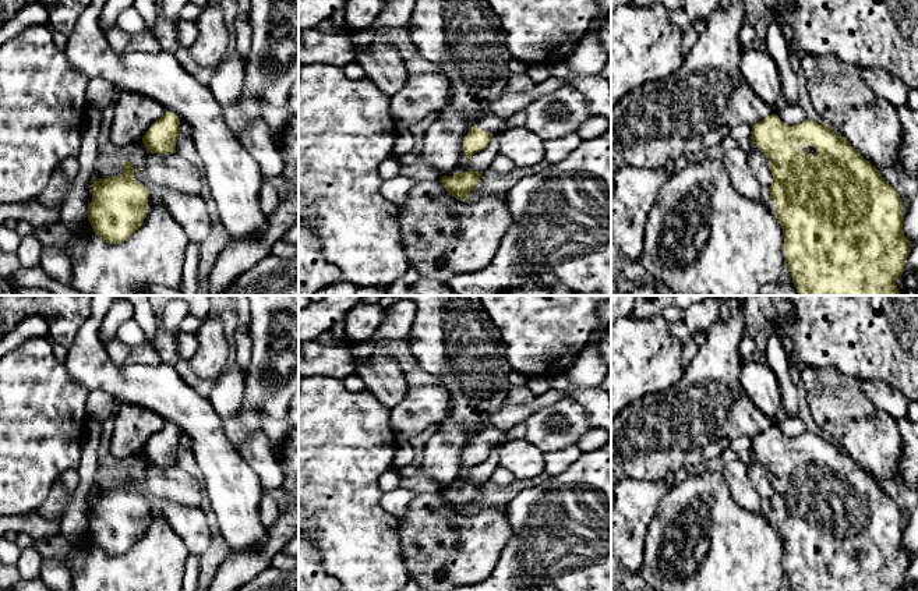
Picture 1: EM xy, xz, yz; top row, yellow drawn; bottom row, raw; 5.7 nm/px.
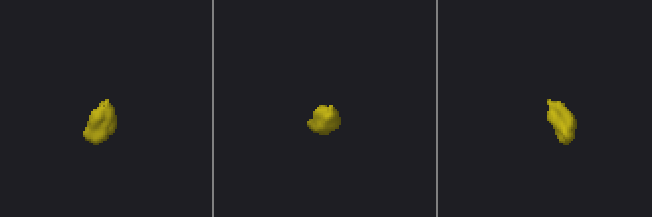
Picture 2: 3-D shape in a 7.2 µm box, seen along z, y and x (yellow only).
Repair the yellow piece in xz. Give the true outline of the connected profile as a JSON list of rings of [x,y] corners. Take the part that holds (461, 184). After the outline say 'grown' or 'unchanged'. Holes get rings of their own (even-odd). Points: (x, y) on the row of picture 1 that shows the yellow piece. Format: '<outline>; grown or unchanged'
[[[487,114],[470,127],[467,135],[463,138],[462,155],[456,167],[446,176],[439,177],[439,181],[452,197],[465,201],[469,198],[469,192],[477,187],[483,171],[467,171],[467,160],[476,152],[486,149],[492,134],[502,130],[506,121],[508,118]]]; grown

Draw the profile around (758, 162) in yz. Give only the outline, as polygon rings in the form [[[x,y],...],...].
[[[760,149],[753,151],[748,153],[748,163],[759,184],[769,188],[773,183],[773,174],[770,171],[769,159],[766,155]]]

